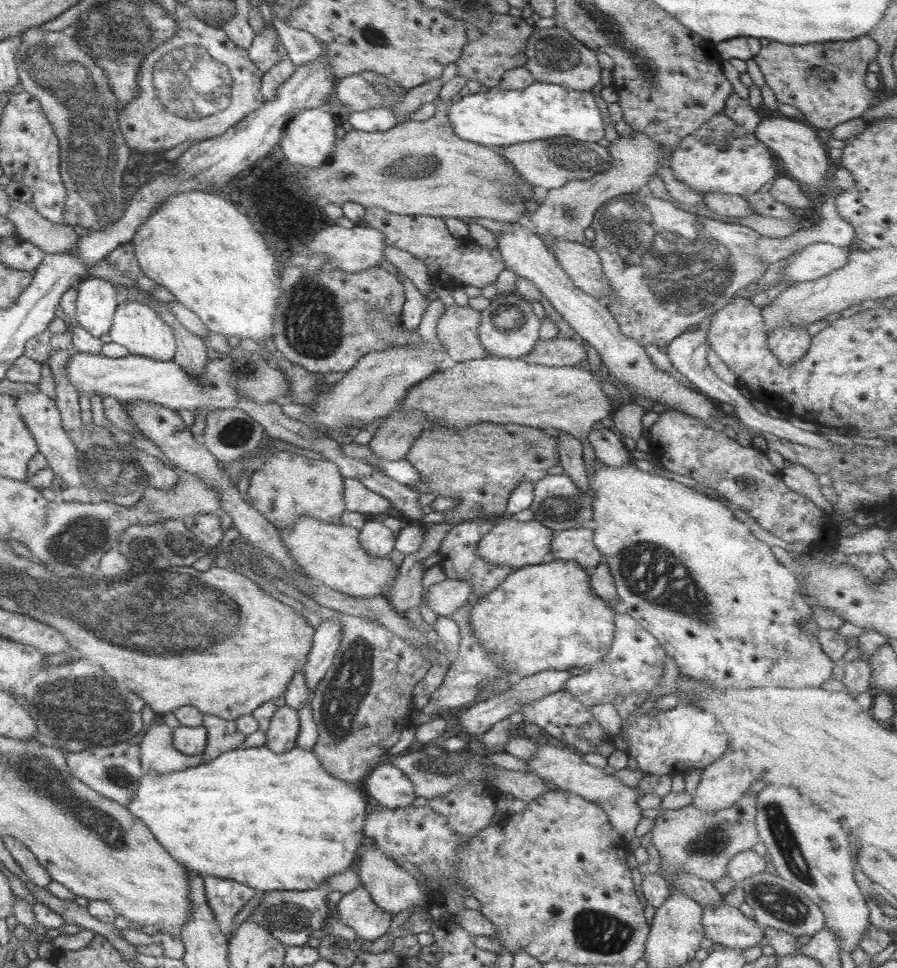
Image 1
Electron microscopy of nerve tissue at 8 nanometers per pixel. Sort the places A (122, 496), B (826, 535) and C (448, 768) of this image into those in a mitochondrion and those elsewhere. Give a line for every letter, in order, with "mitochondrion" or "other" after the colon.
A: mitochondrion
B: other
C: mitochondrion

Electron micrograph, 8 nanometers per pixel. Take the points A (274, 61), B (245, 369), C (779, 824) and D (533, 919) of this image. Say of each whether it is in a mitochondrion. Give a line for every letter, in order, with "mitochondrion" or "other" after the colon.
A: other
B: mitochondrion
C: mitochondrion
D: other

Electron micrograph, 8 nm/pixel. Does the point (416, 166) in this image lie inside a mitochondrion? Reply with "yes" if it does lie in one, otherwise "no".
yes

